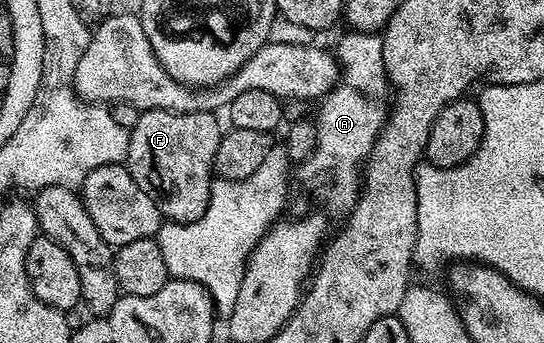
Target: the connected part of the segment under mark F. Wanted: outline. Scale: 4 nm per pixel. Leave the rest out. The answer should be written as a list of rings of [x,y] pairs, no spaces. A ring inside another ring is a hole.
[[[144,111],[137,125],[130,128],[125,166],[133,181],[149,193],[164,220],[192,223],[205,213],[211,200],[217,145],[225,134],[215,118],[210,111]]]

